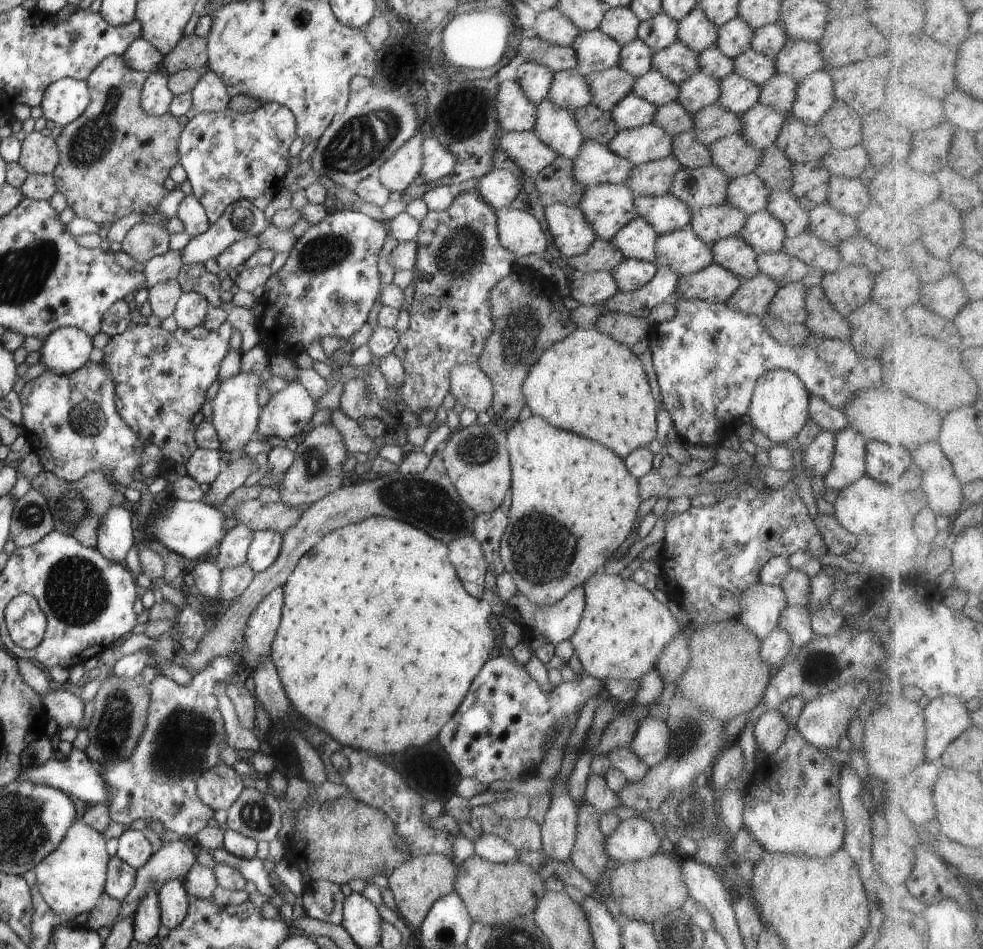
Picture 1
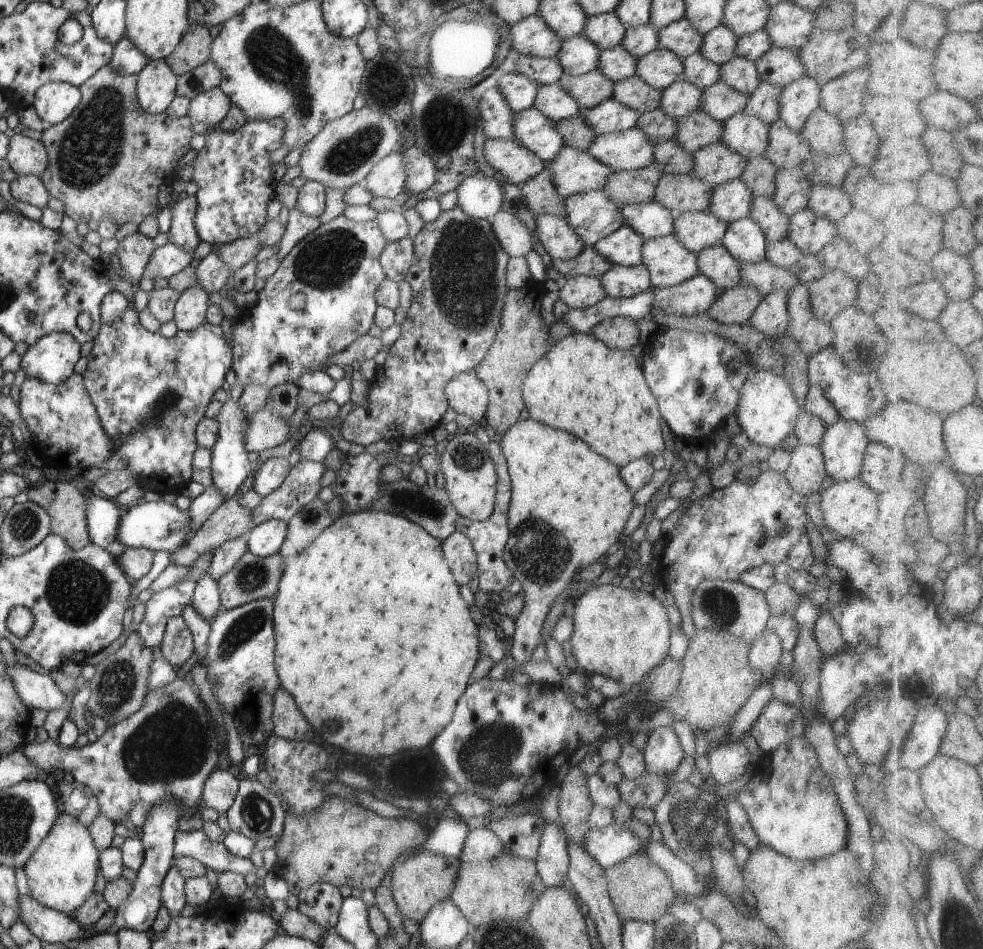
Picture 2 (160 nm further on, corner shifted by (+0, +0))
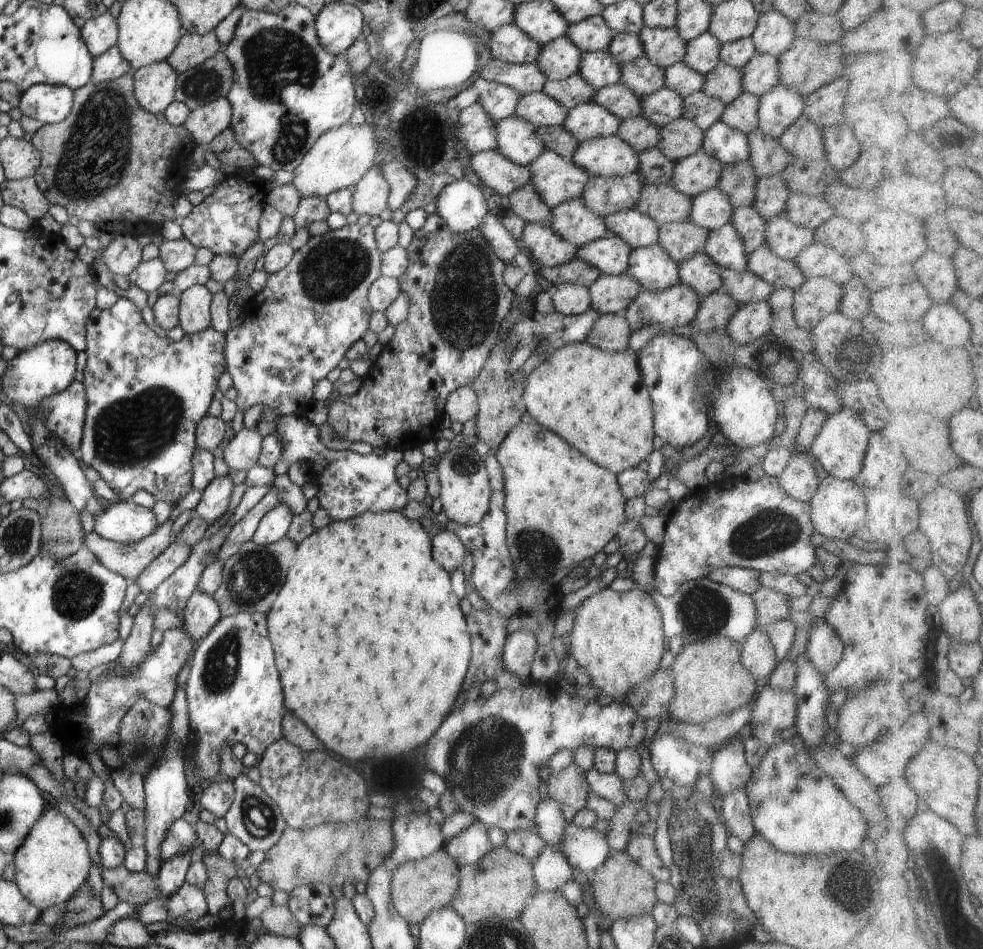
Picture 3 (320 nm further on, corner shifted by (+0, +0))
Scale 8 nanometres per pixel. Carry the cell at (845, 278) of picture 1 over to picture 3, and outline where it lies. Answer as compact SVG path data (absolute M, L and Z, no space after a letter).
M826 277L807 278L794 291L792 306L796 324L810 332L827 314L837 311L843 285Z

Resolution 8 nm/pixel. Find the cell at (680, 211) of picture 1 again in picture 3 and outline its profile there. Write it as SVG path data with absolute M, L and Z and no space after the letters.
M636 208L606 215L603 221L610 234L619 236L633 249L658 242L659 225Z

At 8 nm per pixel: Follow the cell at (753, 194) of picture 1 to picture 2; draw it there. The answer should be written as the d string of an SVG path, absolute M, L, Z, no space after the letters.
M739 178L714 187L709 213L728 224L749 216L754 196Z

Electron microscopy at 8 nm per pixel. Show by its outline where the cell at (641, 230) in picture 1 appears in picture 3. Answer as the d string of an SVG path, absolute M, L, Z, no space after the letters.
M610 234L579 247L575 257L596 267L602 275L621 275L628 268L632 249L622 238Z

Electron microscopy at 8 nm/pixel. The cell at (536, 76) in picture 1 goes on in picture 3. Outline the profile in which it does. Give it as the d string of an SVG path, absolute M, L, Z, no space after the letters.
M482 78L474 80L471 87L478 94L477 102L484 107L495 123L512 116L516 110L518 99L522 96L513 88L497 82L482 80Z

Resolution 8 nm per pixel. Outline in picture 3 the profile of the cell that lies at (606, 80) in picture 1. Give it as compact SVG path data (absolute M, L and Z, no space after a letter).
M578 73L559 81L548 80L540 91L567 109L592 101L592 97L595 97L597 93L597 90L592 88L592 85L589 85Z

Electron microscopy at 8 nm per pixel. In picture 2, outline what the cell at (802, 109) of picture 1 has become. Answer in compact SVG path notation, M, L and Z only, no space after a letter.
M804 75L802 78L787 84L781 90L781 95L778 99L778 118L788 129L798 133L812 112L819 107L821 86L817 83L816 79L811 79Z

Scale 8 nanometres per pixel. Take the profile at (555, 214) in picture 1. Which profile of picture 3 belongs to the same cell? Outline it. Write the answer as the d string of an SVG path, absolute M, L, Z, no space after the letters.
M526 223L521 242L534 260L536 268L555 267L570 262L578 250L550 227L540 226L538 223Z

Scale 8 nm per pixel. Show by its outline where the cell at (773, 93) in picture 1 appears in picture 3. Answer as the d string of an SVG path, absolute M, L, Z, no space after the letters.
M742 91L733 102L724 107L718 121L745 135L755 131L759 123L757 117L759 98Z

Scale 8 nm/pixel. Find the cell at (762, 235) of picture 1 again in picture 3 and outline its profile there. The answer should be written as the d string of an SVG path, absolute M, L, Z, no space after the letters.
M730 223L709 232L703 253L722 269L738 272L745 270L747 250L736 229Z

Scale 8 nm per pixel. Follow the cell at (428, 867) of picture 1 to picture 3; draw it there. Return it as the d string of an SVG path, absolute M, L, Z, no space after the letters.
M444 849L421 859L399 864L391 875L394 908L409 924L420 924L433 910L450 906L458 892L459 867Z

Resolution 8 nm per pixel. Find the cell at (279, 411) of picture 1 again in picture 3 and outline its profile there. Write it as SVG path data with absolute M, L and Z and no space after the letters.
M245 426L229 440L224 448L222 458L229 470L246 472L257 463L263 437L256 430L248 430Z

